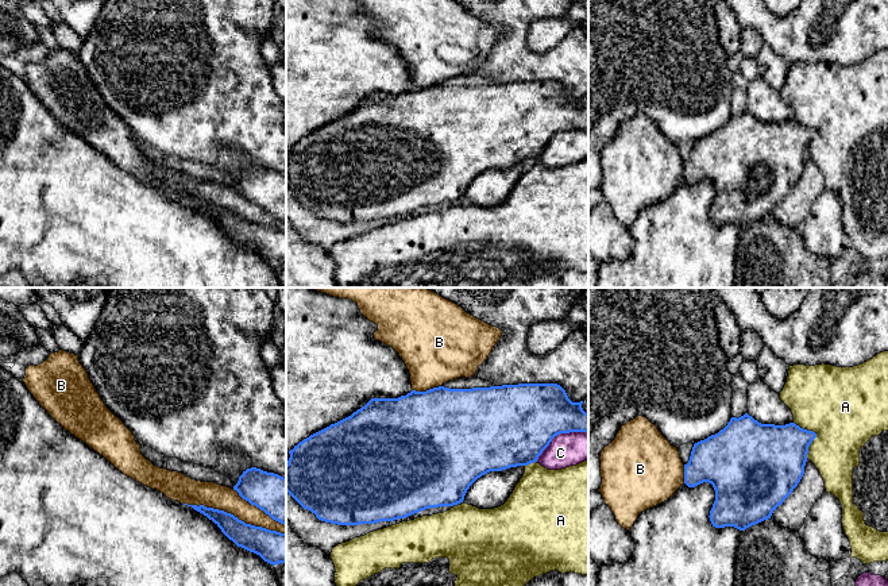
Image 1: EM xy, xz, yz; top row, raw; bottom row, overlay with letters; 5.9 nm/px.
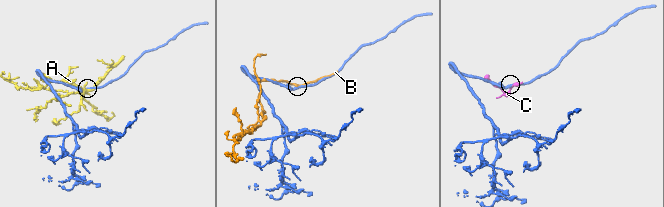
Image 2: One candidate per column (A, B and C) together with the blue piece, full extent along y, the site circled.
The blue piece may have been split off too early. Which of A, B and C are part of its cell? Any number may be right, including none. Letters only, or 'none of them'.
none of them

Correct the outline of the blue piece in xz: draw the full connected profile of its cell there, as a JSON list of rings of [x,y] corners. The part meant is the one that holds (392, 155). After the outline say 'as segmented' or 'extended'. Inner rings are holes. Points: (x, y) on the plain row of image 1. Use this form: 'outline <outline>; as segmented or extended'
outline [[[557,81],[412,88],[398,96],[371,96],[351,113],[310,132],[289,149],[286,189],[321,219],[337,223],[375,221],[421,208],[463,200],[470,184],[490,169],[537,159],[560,131],[588,130],[583,99],[572,100]]]; as segmented

